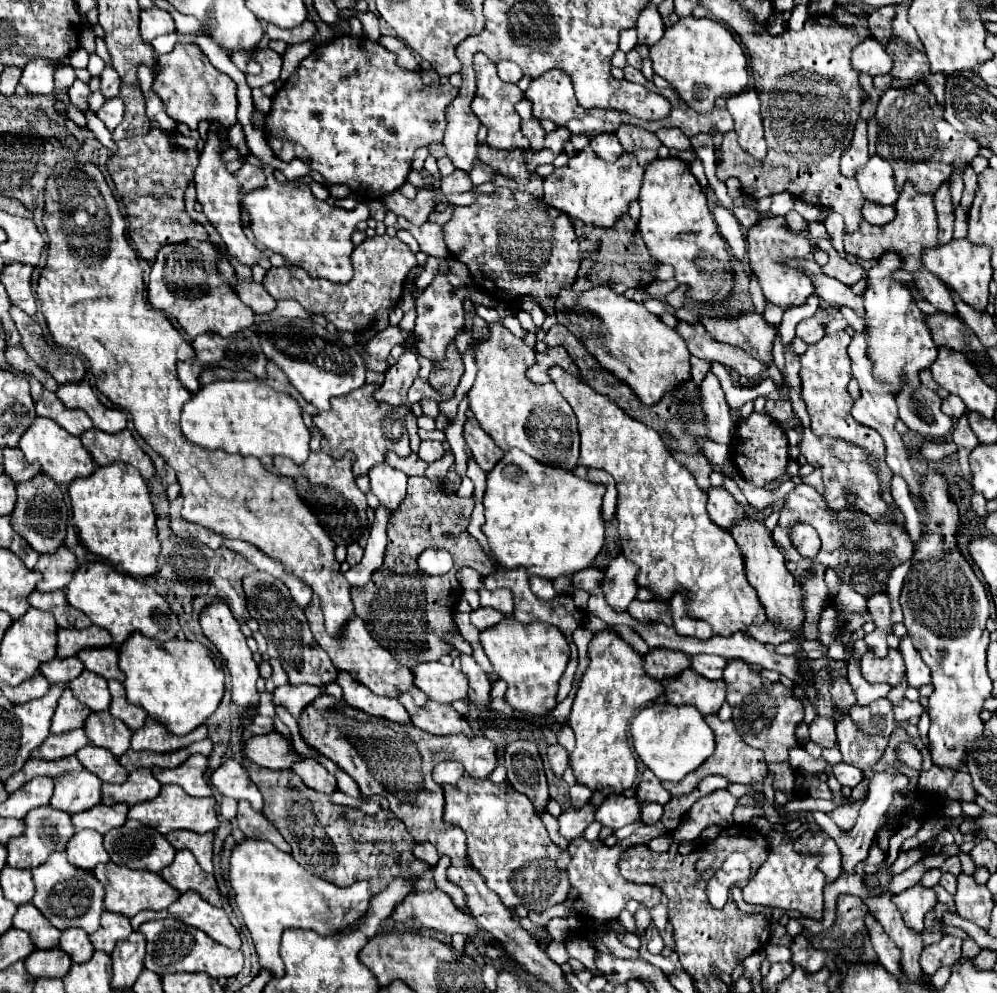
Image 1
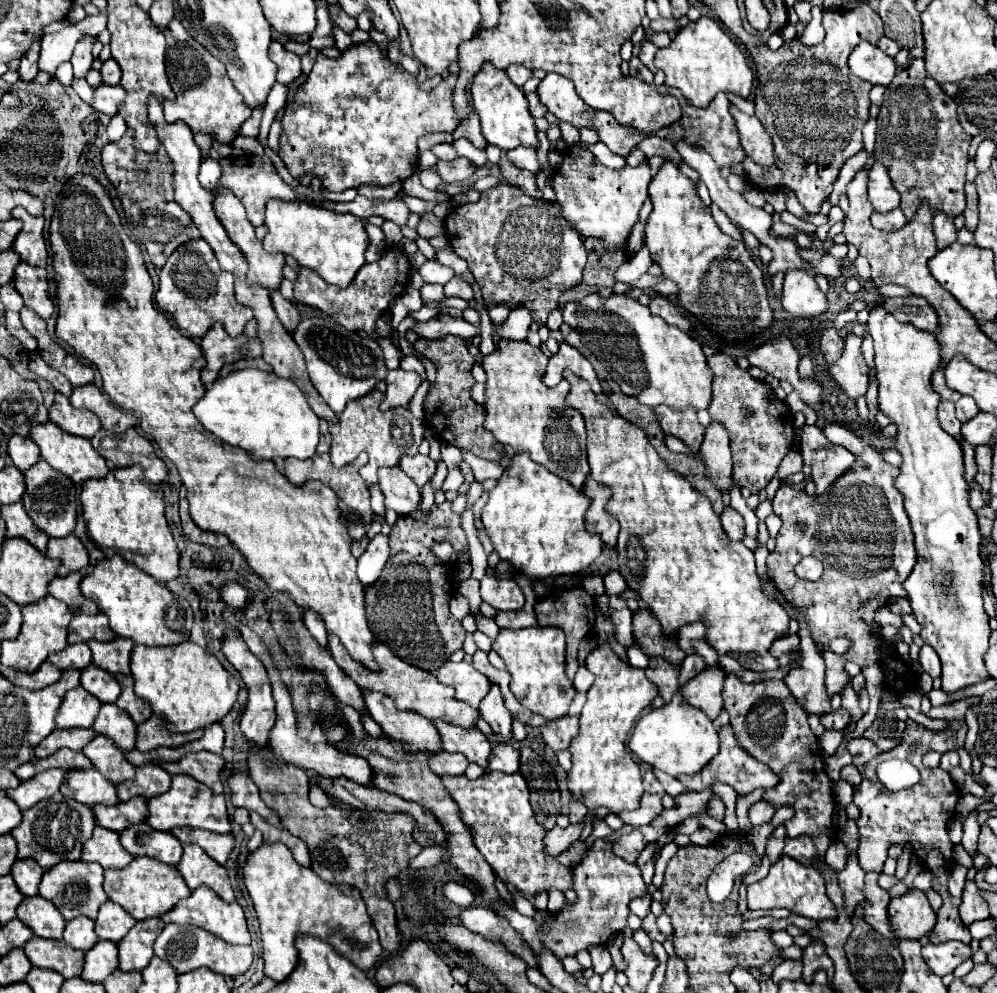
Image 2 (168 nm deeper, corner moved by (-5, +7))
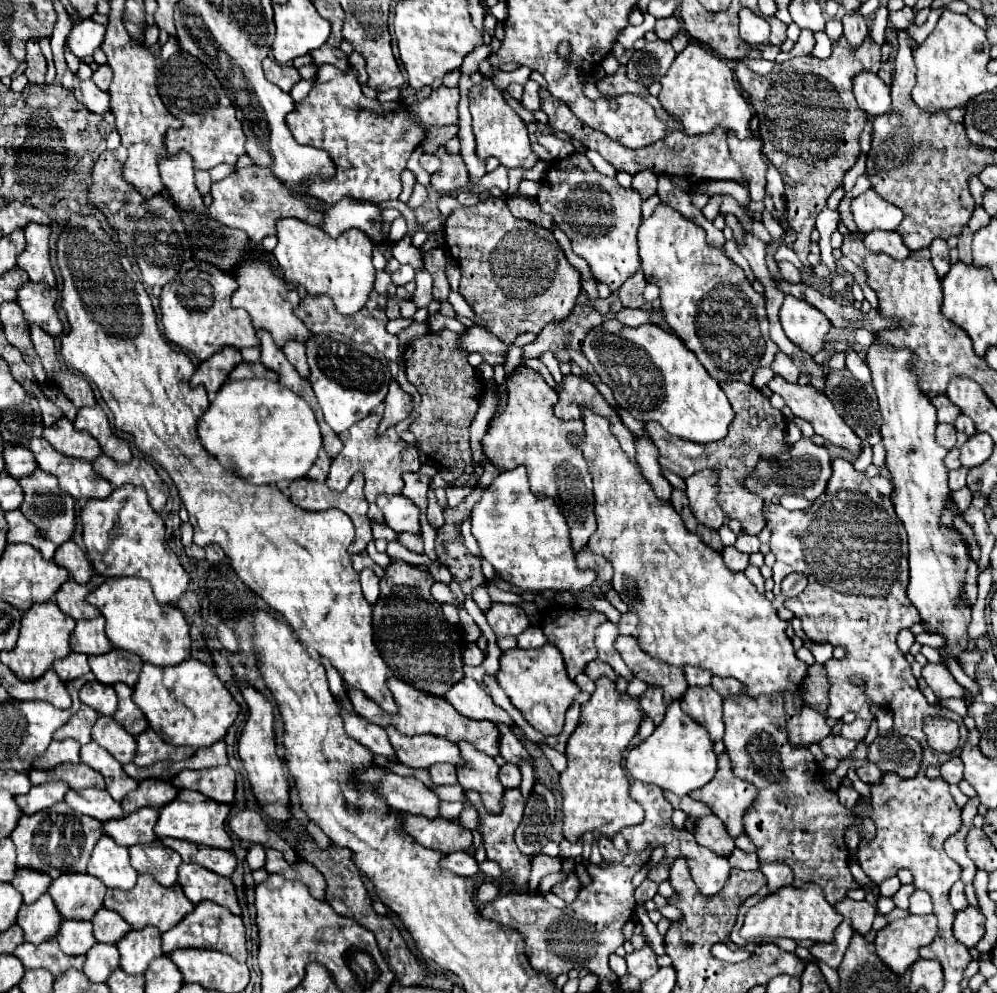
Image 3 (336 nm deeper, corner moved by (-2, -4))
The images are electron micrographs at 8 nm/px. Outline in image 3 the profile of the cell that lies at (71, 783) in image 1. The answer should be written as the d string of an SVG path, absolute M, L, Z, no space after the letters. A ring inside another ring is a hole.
M95 787L81 791L71 789L65 795L65 803L83 815L91 815L93 819L99 819L101 823L105 823L105 819L123 819L125 815L121 805L107 791Z

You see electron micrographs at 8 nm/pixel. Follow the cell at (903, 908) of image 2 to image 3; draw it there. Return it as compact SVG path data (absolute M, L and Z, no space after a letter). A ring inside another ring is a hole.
M911 915L889 923L877 933L875 953L895 973L905 971L919 959L919 949L937 935L935 915Z

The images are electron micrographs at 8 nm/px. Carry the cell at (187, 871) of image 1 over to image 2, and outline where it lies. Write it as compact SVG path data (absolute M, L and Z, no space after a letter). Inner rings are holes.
M184 844L184 854L182 860L176 864L176 870L184 876L184 882L190 890L196 890L198 886L208 886L222 900L234 900L234 892L230 888L224 866L210 860L210 856L206 856L206 852L198 848L198 844Z

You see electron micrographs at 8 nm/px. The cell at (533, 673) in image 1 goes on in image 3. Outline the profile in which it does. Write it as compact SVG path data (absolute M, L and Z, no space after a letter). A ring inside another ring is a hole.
M551 643L529 651L503 651L497 683L507 693L511 703L523 713L523 717L545 737L559 735L563 731L565 713L573 705L575 695L579 693L577 683L571 681L567 675L567 667L561 653Z

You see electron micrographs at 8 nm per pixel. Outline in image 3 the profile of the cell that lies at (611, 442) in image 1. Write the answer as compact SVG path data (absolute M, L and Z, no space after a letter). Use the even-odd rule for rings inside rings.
M585 409L583 411L583 423L585 423L585 437L579 439L579 437L573 437L577 441L577 447L583 451L583 457L589 465L589 473L593 475L593 483L595 483L595 515L597 515L597 531L593 533L593 537L589 539L589 547L591 547L591 553L597 553L597 555L603 555L611 565L613 565L613 589L621 595L621 599L629 605L629 609L633 613L637 613L639 617L639 635L637 635L637 641L639 641L639 647L651 655L651 657L657 657L661 661L665 661L667 665L675 665L675 667L685 667L685 665L693 665L693 667L701 667L701 669L709 669L713 675L717 677L735 677L743 687L745 695L749 697L759 697L759 695L767 695L771 697L773 693L791 693L795 697L795 709L803 707L803 679L807 675L807 663L803 663L801 659L795 657L795 649L791 645L791 639L787 637L785 629L787 629L787 621L779 619L777 611L773 609L771 601L767 601L765 595L759 595L759 591L755 589L755 585L745 577L745 573L733 573L727 569L727 565L723 563L721 555L717 551L711 551L705 543L701 543L701 539L693 533L689 533L681 521L681 517L677 515L677 511L673 509L673 505L661 501L655 497L651 485L643 479L641 475L641 469L635 461L629 461L629 457L623 453L623 449L619 447L619 441L611 435L609 431L609 421L605 417L599 417L595 415L593 411Z

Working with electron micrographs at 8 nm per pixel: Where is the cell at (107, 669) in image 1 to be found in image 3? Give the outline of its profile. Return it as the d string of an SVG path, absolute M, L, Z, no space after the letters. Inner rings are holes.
M113 649L105 655L91 655L89 665L91 665L91 673L99 683L113 685L121 681L121 683L127 683L129 687L137 683L139 671L143 667L137 655L129 651L119 651L119 649Z

